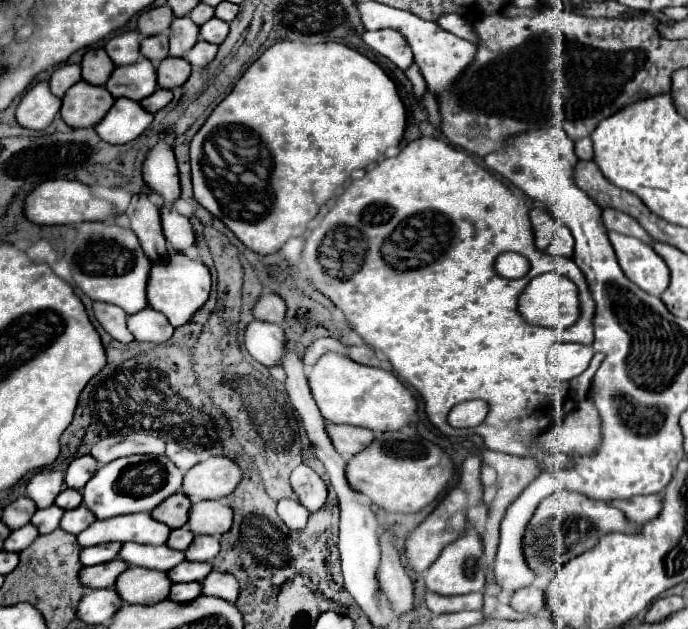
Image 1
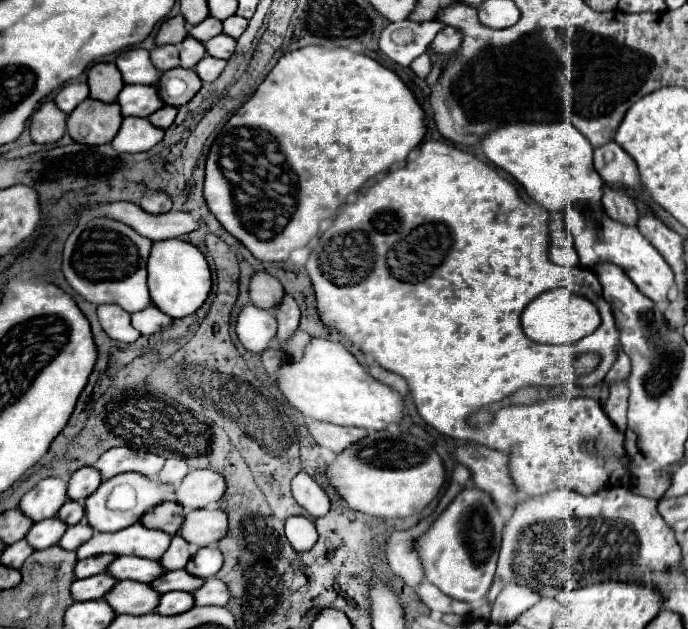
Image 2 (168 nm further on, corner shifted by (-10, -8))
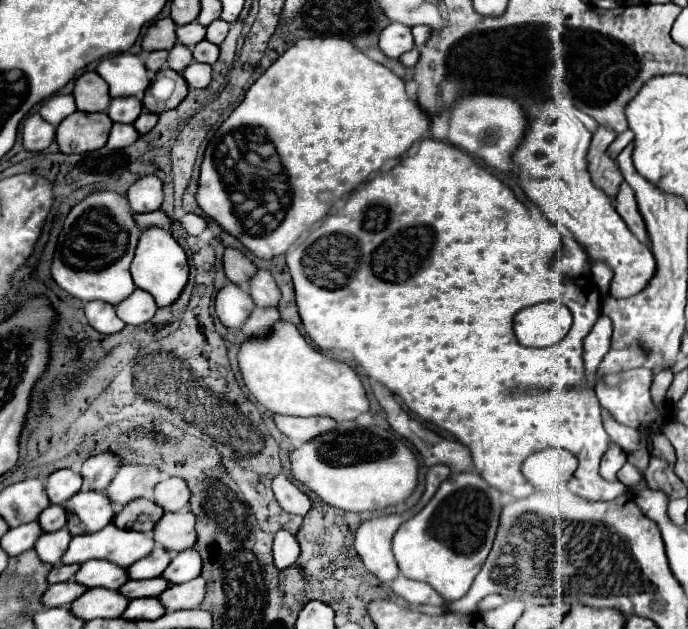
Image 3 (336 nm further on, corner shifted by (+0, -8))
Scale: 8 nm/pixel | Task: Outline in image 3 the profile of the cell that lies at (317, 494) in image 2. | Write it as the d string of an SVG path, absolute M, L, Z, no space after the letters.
M278 474L272 480L272 490L274 490L274 496L276 496L278 504L290 514L306 516L306 512L312 506L310 498L296 484L292 484L284 474Z

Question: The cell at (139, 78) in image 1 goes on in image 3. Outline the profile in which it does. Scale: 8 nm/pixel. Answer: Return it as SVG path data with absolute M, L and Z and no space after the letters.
M120 96L120 98L112 98L110 106L108 106L108 116L114 122L124 122L124 124L132 124L142 112L142 100L138 100L136 96Z

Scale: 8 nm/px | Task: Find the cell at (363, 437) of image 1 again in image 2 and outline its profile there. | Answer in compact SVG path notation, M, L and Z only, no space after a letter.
M310 422L308 434L314 438L314 442L322 448L332 450L334 454L342 452L344 448L356 444L360 438L366 436L364 428L348 428L348 426L336 426L328 422Z

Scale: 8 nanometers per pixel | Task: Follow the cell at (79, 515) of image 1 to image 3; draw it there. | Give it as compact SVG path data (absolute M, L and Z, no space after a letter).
M60 528L56 532L44 532L36 542L36 552L40 558L44 558L48 564L58 564L62 554L66 552L68 544L72 540L72 534L68 528Z

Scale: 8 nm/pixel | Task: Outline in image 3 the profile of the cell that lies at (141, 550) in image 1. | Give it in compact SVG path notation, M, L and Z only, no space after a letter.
M88 560L80 566L80 572L74 578L78 584L84 584L86 588L94 588L94 586L104 586L104 588L112 588L118 590L120 586L124 586L130 578L126 568L120 568L108 560Z

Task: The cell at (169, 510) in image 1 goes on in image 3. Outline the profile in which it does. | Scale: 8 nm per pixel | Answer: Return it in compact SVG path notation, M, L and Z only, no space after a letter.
M134 500L132 504L126 504L122 512L116 514L114 524L126 530L138 530L138 532L152 532L158 520L162 518L164 510L152 502L152 500Z

